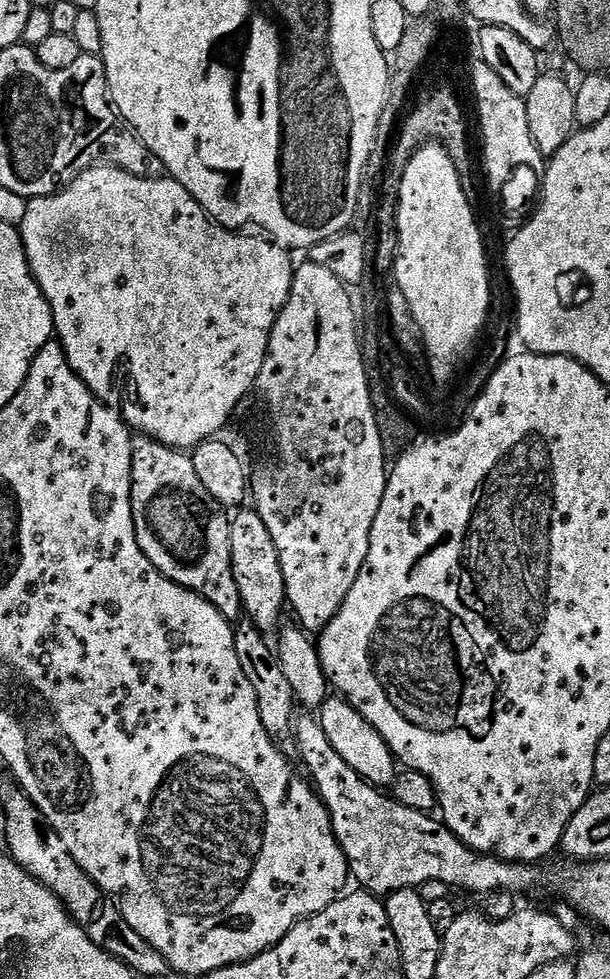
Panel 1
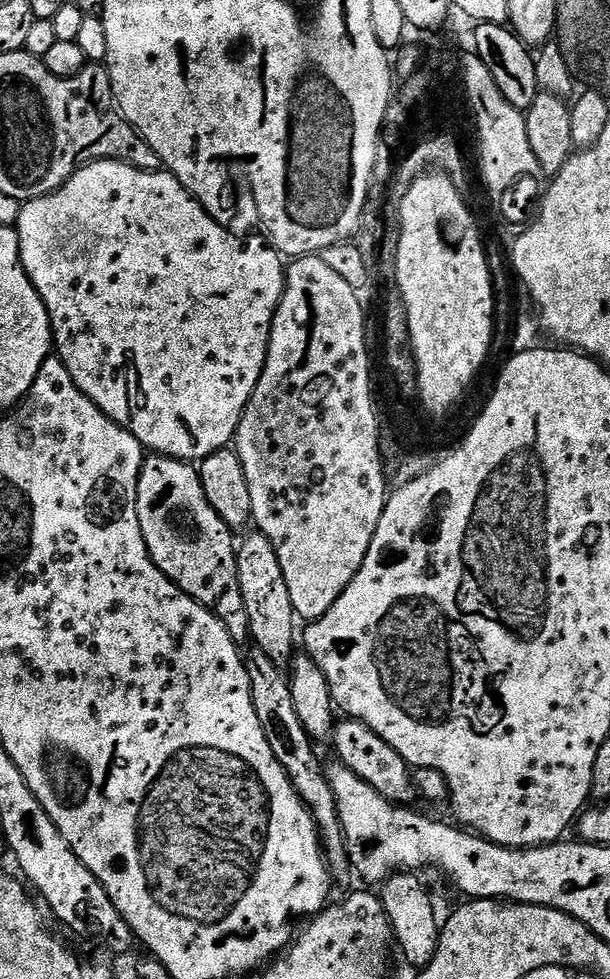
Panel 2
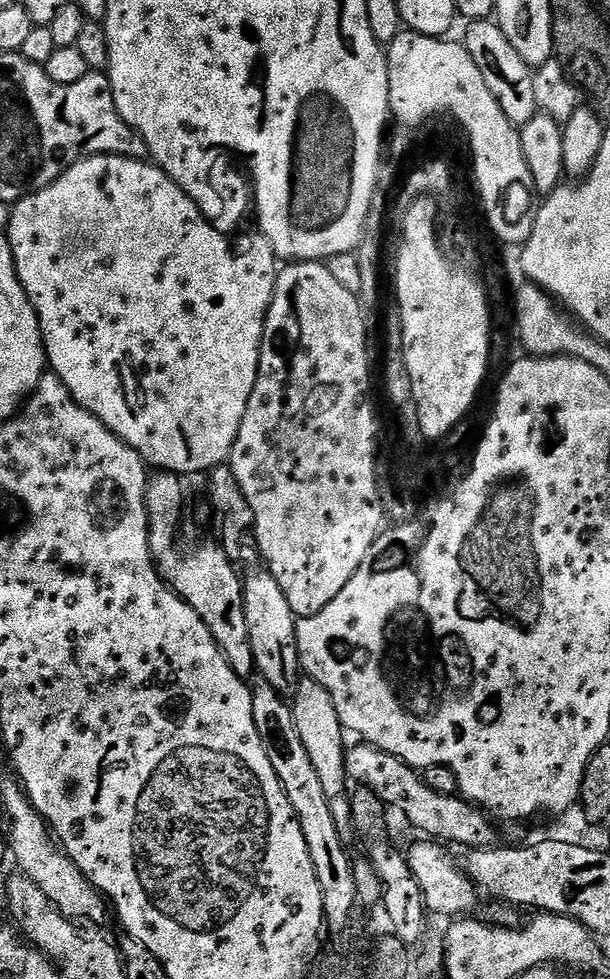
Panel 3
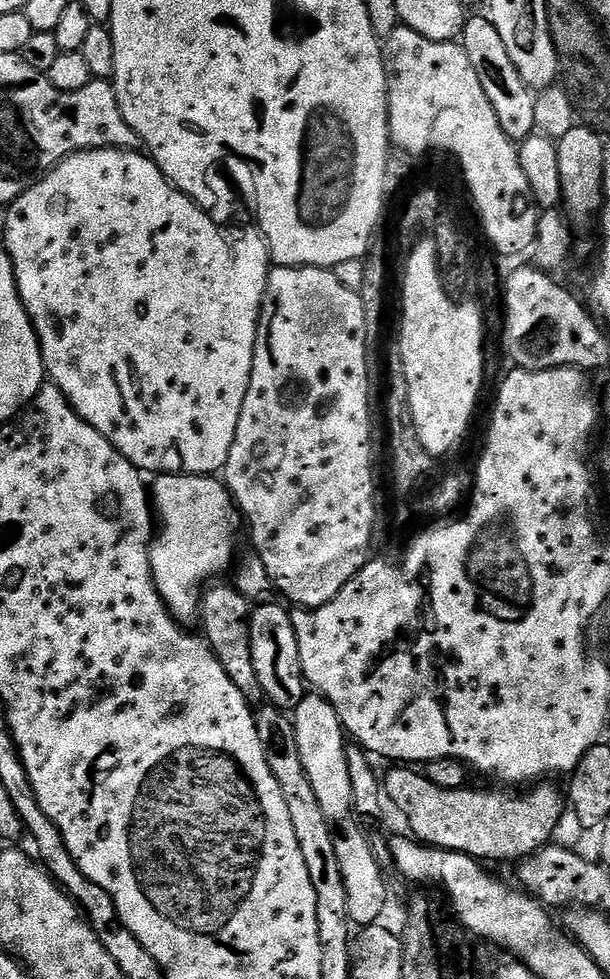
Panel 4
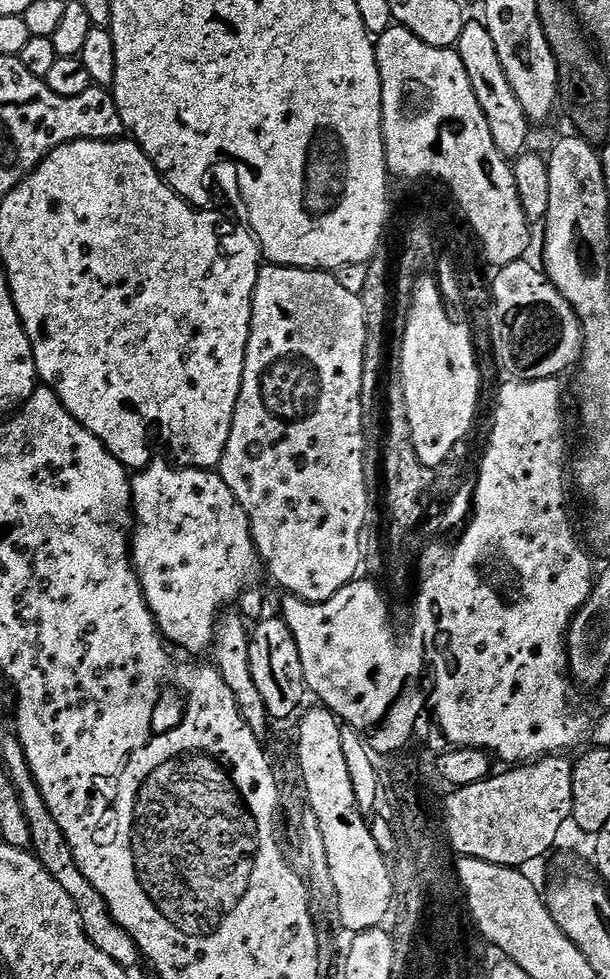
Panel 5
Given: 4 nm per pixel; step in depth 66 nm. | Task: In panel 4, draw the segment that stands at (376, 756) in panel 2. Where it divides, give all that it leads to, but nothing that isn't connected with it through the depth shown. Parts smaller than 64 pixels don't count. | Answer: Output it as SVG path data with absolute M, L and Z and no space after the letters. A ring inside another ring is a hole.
M392 766L382 776L383 795L387 803L393 804L404 815L407 831L425 846L442 848L446 852L461 852L481 862L488 860L516 860L523 862L539 852L551 841L559 819L566 811L565 793L555 788L555 783L540 782L527 790L500 790L504 792L483 792L480 788L465 786L446 790L428 780L423 771L412 766Z

